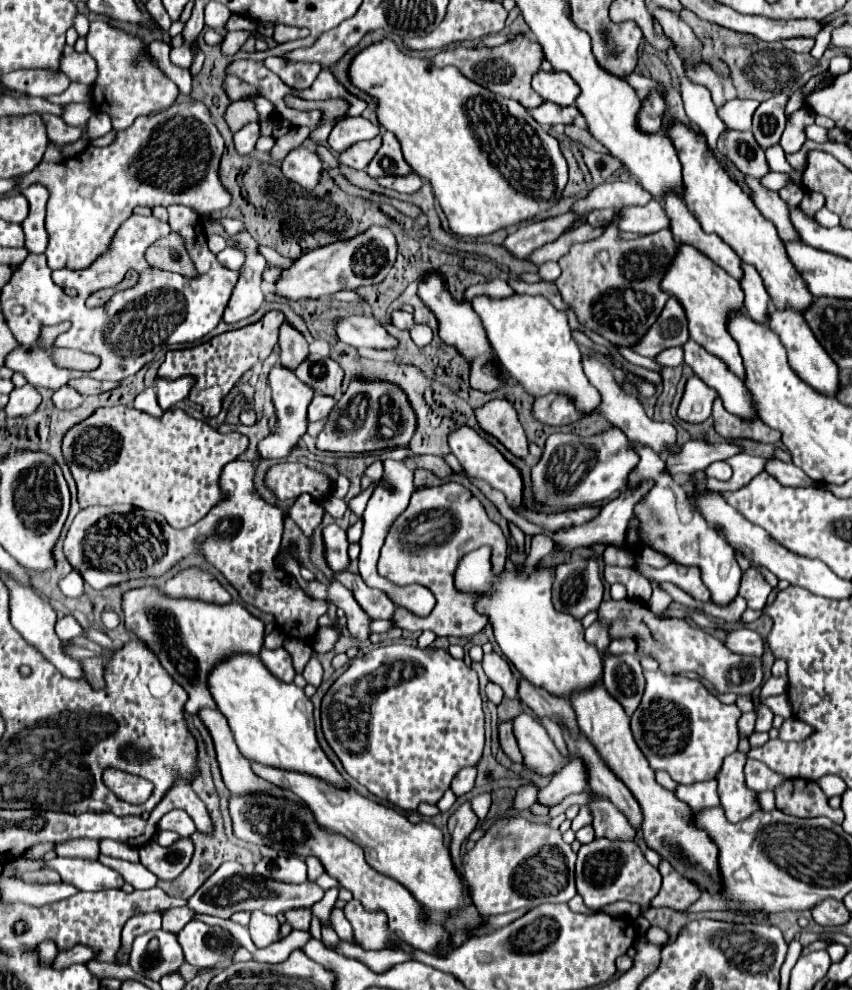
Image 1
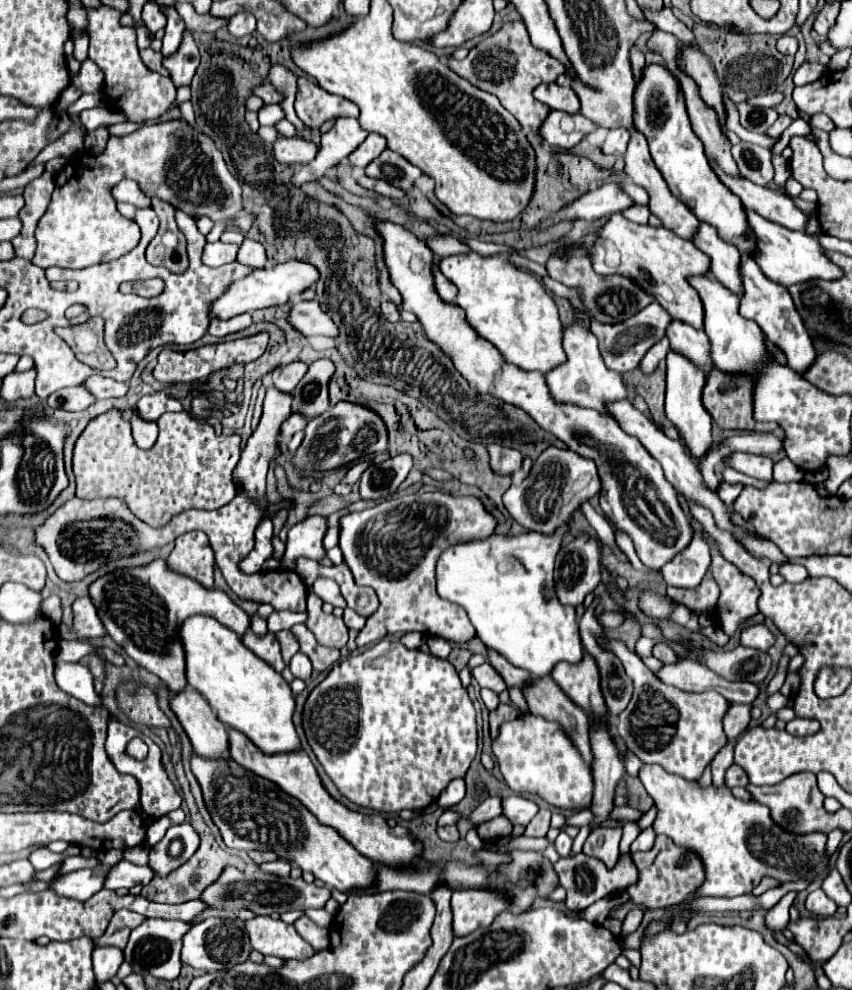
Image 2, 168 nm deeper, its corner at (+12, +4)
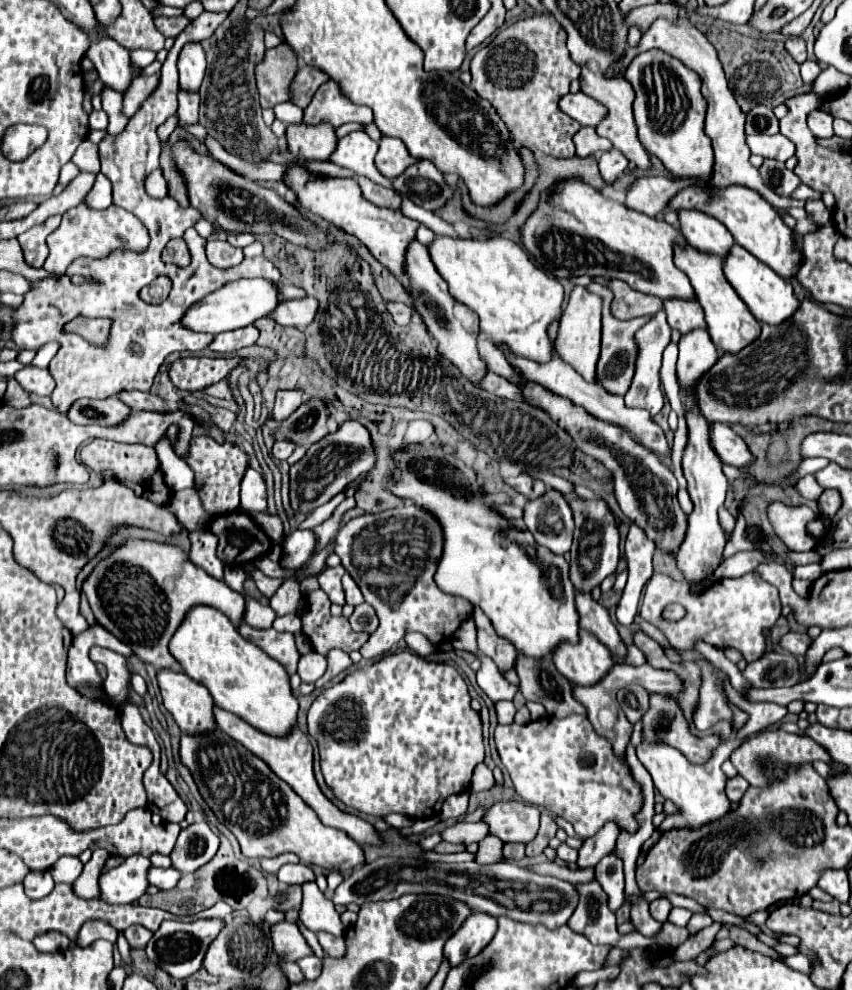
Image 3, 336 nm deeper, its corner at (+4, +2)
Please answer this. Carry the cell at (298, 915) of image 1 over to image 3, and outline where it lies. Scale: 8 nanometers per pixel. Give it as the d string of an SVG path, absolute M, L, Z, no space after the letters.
M318 932L318 942L322 944L324 952L332 958L342 958L346 954L346 946L344 946L344 938L332 936L328 932Z

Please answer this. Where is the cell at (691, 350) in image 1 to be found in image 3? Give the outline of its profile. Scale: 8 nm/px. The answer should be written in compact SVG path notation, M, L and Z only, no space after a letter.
M676 298L664 300L664 310L668 314L668 324L672 328L680 330L682 334L686 334L694 328L706 328L704 312L696 298L692 298L692 300L676 300Z

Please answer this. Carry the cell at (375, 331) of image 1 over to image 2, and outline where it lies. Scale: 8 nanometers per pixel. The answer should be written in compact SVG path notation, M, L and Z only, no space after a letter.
M316 300L310 302L294 302L290 312L290 324L302 332L304 336L328 336L336 338L338 328L328 312L316 304Z

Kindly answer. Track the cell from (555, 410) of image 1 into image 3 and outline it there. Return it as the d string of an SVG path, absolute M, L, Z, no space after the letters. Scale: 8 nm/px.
M574 286L570 300L564 308L558 338L556 338L556 350L576 372L584 376L588 382L596 382L596 362L600 356L600 318L602 318L602 298L598 294L588 292L584 286Z

